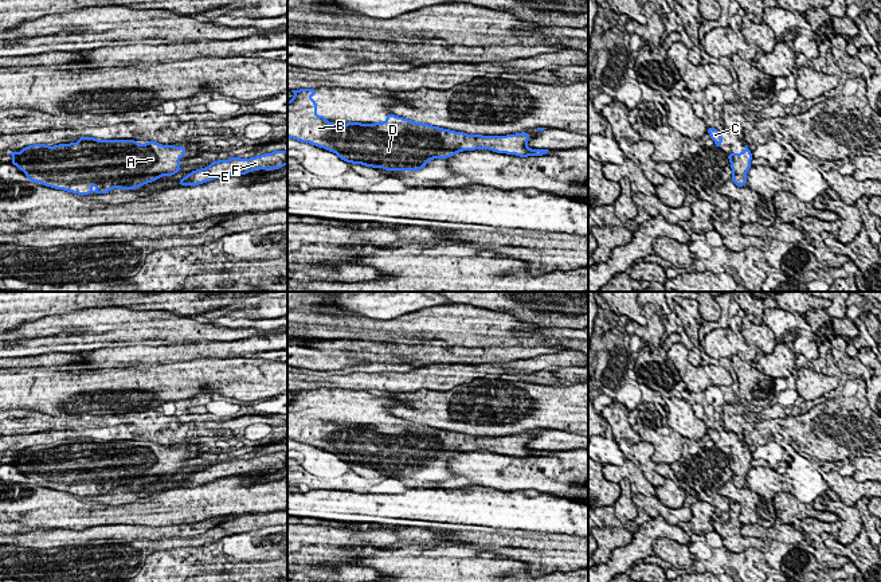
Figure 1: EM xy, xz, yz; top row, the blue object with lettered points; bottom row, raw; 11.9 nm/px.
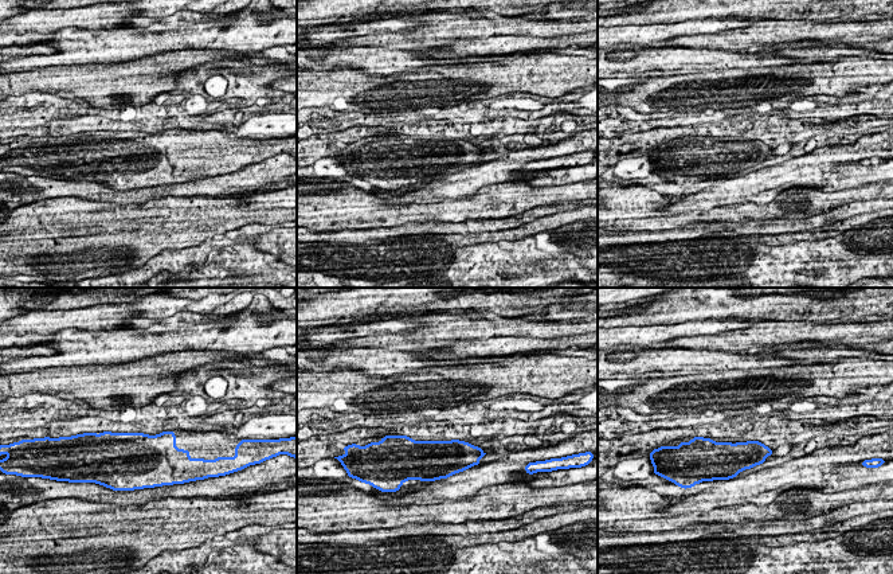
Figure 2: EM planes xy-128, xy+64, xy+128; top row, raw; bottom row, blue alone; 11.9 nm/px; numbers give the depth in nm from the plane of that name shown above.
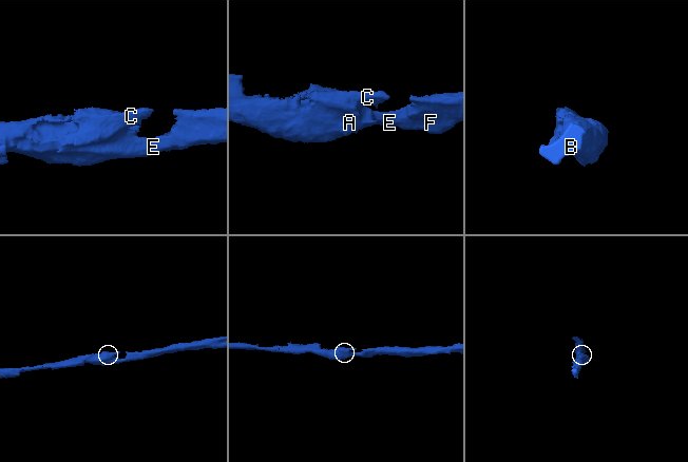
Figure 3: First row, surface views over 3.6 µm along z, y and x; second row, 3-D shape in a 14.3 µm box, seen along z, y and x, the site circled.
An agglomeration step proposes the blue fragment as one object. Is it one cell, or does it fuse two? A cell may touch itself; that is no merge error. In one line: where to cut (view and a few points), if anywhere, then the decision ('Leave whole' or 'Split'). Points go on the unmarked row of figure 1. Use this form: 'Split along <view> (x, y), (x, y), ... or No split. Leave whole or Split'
No split. Leave whole

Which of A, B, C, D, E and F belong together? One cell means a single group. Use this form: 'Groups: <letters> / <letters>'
Groups: A B C D E F

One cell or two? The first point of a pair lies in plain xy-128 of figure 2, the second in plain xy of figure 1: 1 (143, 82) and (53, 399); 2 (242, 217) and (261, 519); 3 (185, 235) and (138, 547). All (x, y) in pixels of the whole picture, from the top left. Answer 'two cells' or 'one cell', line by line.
1: one cell
2: one cell
3: one cell

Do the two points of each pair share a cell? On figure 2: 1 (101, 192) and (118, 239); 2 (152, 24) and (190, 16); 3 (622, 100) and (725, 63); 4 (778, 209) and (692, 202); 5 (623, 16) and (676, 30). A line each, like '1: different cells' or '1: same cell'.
1: different cells
2: same cell
3: different cells
4: different cells
5: different cells

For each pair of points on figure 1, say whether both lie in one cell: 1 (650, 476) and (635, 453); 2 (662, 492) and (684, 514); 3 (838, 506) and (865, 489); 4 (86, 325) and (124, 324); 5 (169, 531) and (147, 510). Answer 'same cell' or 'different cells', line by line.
1: same cell
2: different cells
3: different cells
4: same cell
5: different cells

